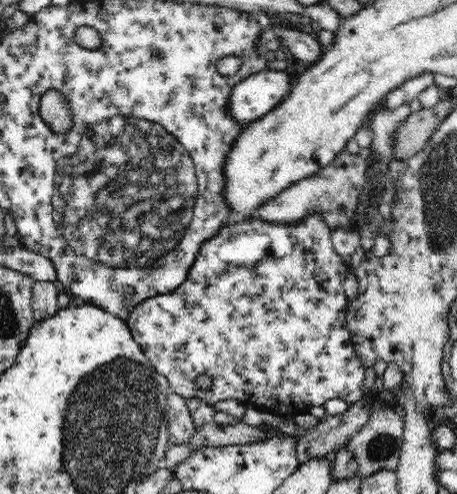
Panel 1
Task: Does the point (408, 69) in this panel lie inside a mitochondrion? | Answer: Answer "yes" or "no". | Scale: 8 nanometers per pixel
no

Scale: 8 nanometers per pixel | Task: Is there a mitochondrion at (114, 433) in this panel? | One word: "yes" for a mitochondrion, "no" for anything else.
yes

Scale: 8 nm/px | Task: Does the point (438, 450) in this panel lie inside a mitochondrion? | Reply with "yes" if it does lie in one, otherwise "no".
no

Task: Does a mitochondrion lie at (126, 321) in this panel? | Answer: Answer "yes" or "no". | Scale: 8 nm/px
no

